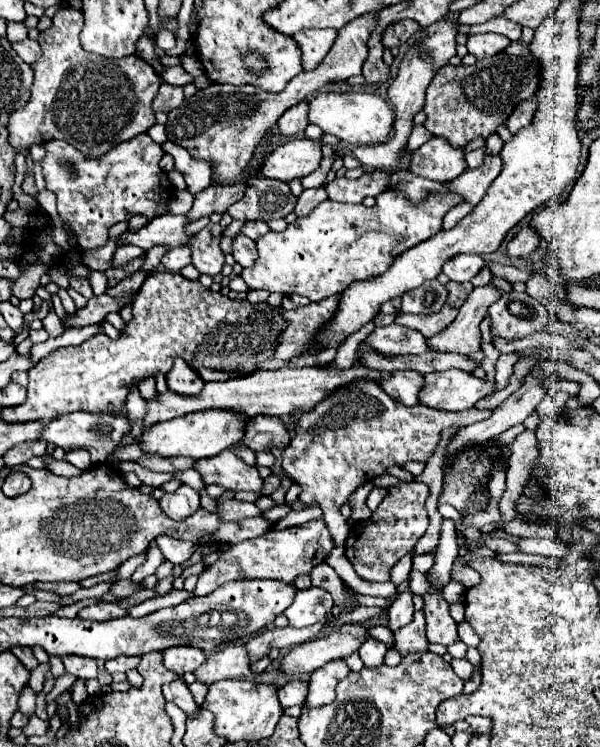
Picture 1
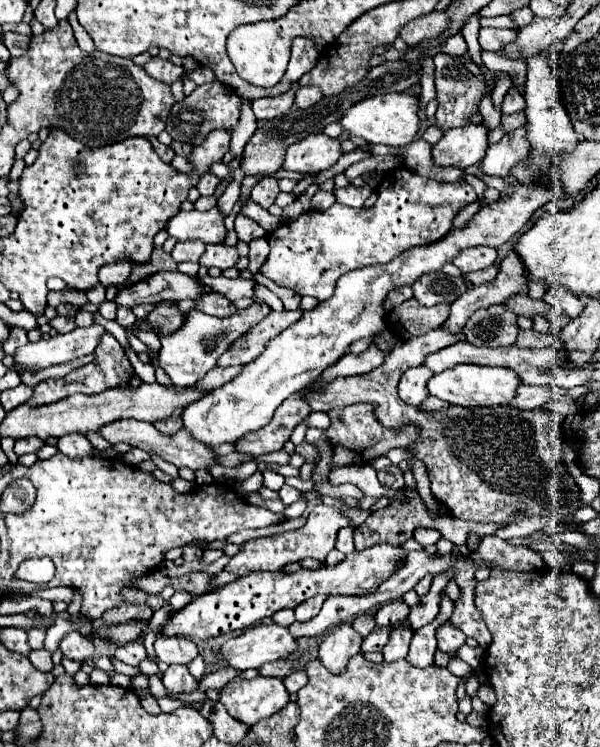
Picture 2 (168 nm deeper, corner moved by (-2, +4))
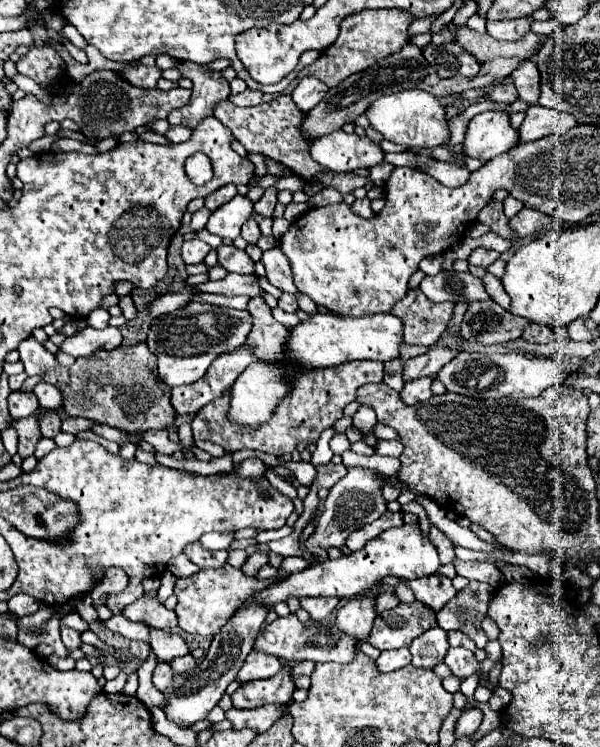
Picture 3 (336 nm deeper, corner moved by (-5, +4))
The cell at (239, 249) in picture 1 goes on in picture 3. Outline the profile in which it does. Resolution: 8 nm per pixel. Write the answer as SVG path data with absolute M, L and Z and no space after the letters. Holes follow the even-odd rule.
M278 246L262 252L262 260L260 260L260 262L264 264L264 268L266 268L266 278L270 280L272 286L280 288L282 292L296 294L288 260L284 258L284 254L282 254L282 250L280 250Z

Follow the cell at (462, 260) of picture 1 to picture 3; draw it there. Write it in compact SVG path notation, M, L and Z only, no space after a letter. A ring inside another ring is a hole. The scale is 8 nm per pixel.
M476 248L476 250L472 250L472 254L468 256L468 264L488 268L488 266L490 266L492 262L496 262L498 258L500 258L500 252L496 252L496 250L488 250L488 248Z

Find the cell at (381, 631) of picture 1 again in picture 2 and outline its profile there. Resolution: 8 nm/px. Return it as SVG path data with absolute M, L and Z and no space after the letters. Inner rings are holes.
M403 600L389 602L389 604L381 606L381 608L375 612L377 626L389 626L389 624L395 624L395 622L405 620L407 616L409 616L409 606L407 606Z

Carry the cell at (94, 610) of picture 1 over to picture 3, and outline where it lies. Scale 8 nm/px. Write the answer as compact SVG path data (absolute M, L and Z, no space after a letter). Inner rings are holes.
M156 594L150 596L142 596L140 600L128 604L122 610L122 616L126 616L132 622L142 622L148 624L152 628L176 628L178 626L178 618L172 610L164 608L158 600Z

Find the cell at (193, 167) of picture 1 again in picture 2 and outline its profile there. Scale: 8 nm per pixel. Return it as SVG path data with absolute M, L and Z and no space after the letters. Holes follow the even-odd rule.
M207 172L207 174L203 174L203 176L201 176L197 190L199 190L199 194L201 194L201 196L211 196L211 194L215 194L215 190L217 190L217 186L219 186L219 184L221 184L221 180L219 180L215 174Z

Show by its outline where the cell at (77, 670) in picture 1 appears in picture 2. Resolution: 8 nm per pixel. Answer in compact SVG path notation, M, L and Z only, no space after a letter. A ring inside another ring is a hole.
M67 632L63 636L63 640L59 642L59 650L63 652L63 656L77 660L77 662L89 662L95 654L91 640L87 640L85 636L81 636L79 632Z

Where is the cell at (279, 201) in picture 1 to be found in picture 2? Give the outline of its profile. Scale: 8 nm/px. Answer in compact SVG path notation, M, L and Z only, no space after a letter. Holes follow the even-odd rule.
M263 178L253 190L251 190L251 198L261 206L261 208L269 208L273 206L275 198L279 194L279 186L277 186L277 180L275 178Z

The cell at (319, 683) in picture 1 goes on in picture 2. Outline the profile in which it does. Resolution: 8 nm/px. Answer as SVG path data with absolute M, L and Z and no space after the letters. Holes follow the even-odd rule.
M341 624L327 632L321 648L319 648L319 660L323 666L333 672L341 674L349 662L359 650L361 650L361 634L353 628L353 624Z

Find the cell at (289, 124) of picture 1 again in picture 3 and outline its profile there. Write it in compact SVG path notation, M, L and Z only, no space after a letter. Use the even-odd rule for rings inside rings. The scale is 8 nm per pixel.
M308 76L308 78L302 78L300 84L294 88L292 100L294 100L298 110L308 112L320 102L320 98L324 98L326 92L328 92L328 86L324 86L324 82Z

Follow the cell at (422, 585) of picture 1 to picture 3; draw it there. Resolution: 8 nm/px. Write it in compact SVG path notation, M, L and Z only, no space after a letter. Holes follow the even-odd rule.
M432 574L428 578L416 578L416 580L408 582L408 586L412 588L416 600L434 612L440 612L444 608L444 604L456 596L456 590L446 576Z

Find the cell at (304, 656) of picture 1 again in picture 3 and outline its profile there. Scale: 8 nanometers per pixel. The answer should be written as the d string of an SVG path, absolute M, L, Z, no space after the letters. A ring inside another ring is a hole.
M252 650L244 662L244 668L240 668L238 680L250 682L250 680L258 680L258 678L272 678L274 674L278 674L282 670L282 666L284 664L276 656L256 654L256 650Z

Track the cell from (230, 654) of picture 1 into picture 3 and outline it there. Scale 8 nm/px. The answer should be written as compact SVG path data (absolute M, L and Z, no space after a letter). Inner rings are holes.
M290 614L286 618L276 618L272 624L268 624L256 638L254 650L272 654L280 658L282 662L302 662L302 660L312 660L312 662L350 662L356 654L356 642L352 638L344 638L334 628L334 614L328 616L326 620L316 622L314 626L304 626L298 622L296 614Z

